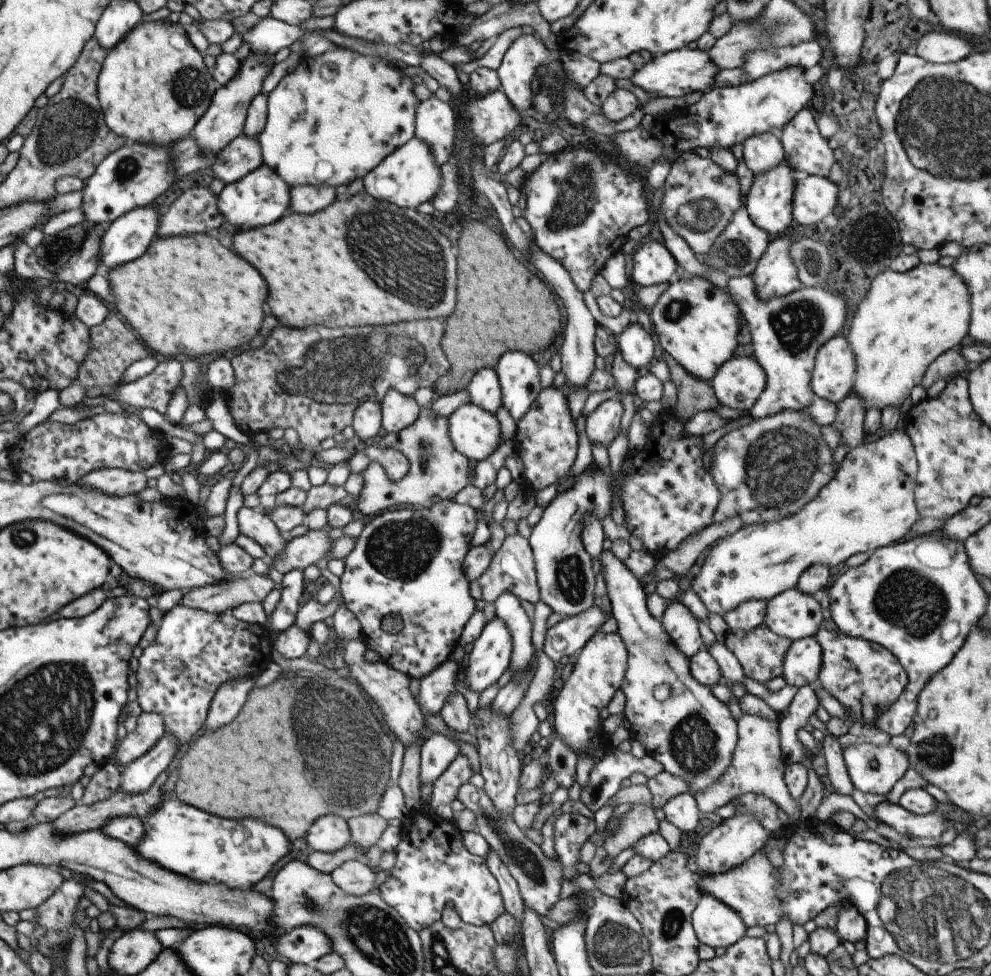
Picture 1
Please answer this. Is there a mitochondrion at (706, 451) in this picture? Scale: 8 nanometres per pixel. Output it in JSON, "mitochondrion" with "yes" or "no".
{"mitochondrion":"no"}

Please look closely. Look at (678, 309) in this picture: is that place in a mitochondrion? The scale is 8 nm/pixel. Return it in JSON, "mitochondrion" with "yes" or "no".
{"mitochondrion":"yes"}

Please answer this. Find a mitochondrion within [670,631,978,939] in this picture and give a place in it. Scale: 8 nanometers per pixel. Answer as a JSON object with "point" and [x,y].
{"point":[935,753]}

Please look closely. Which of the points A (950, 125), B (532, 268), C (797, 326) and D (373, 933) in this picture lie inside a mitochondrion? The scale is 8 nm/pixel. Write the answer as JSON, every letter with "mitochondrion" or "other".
{"A":"mitochondrion","B":"other","C":"mitochondrion","D":"mitochondrion"}

